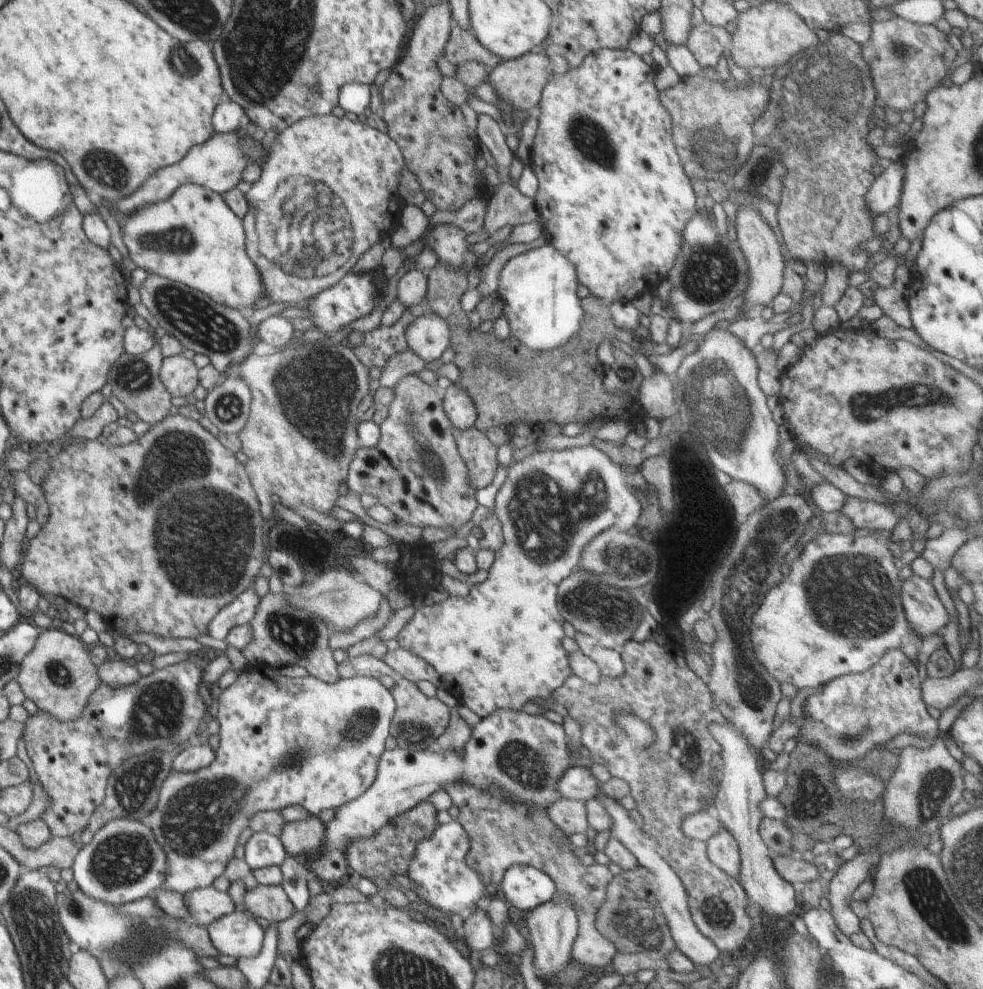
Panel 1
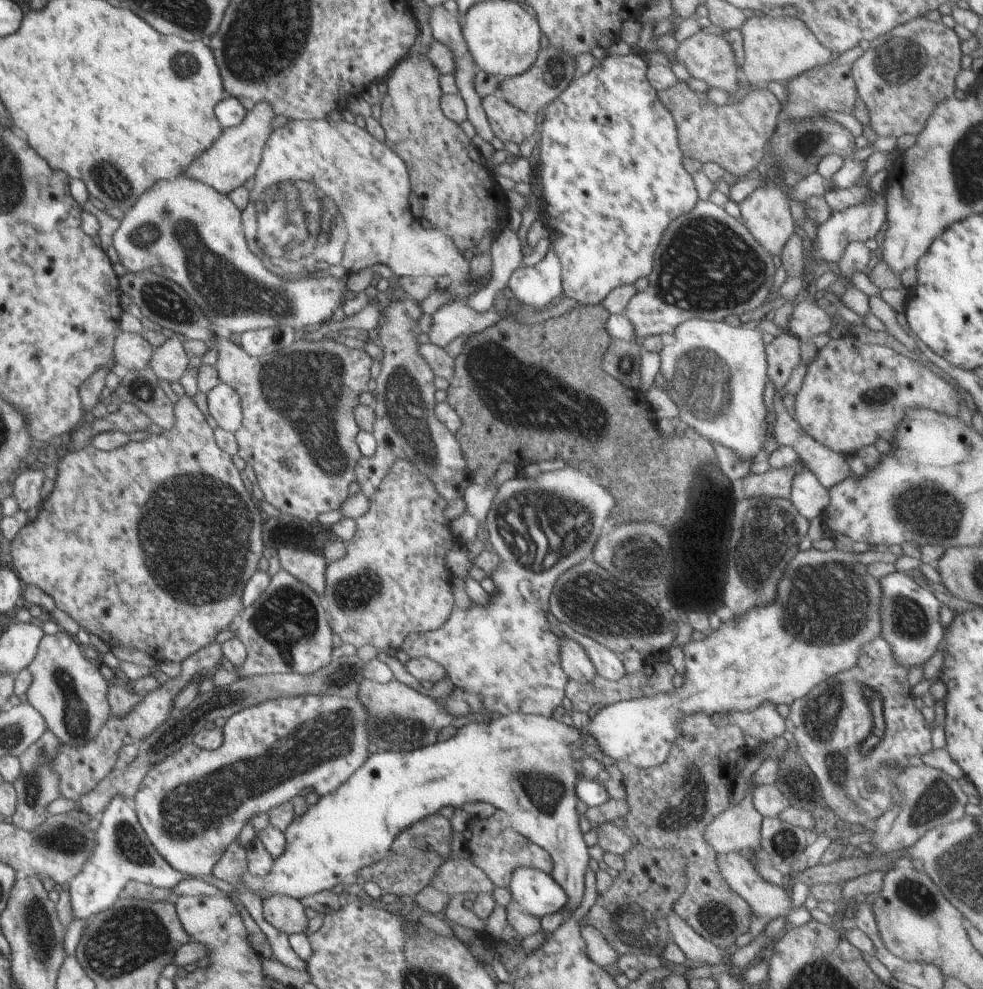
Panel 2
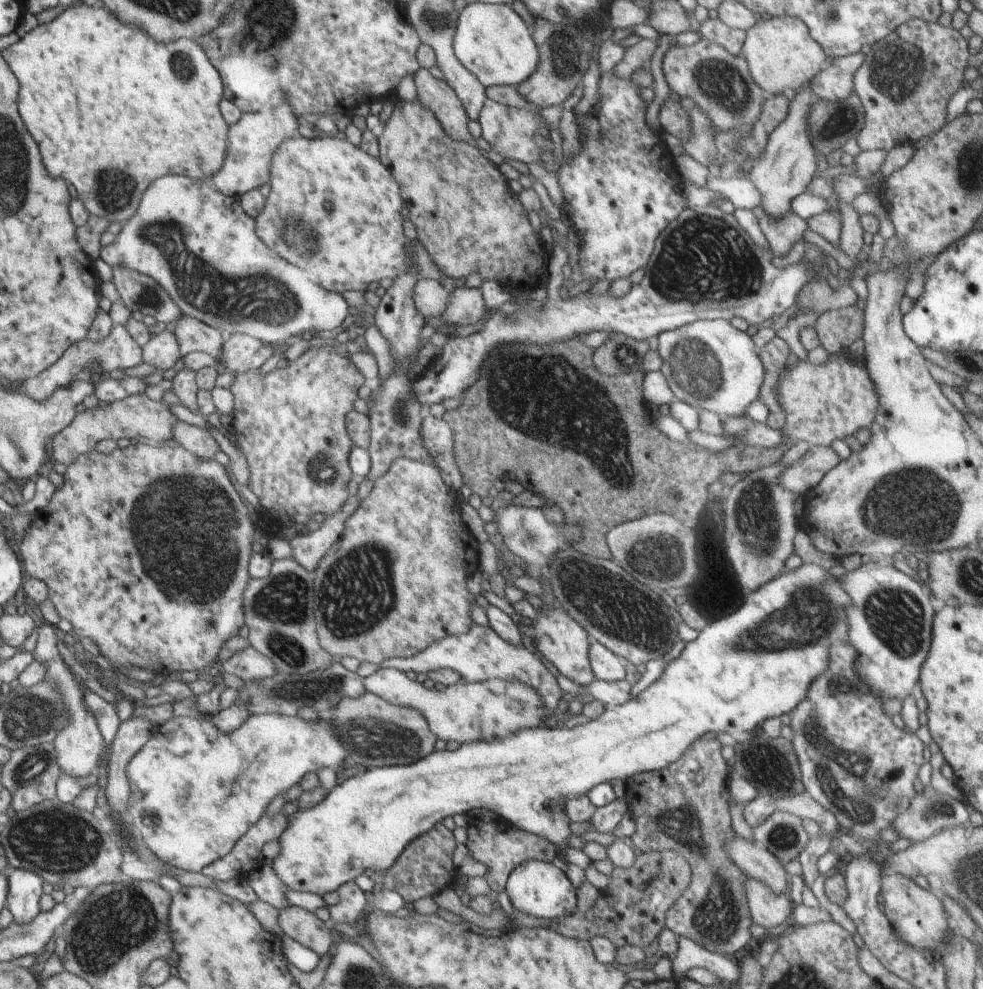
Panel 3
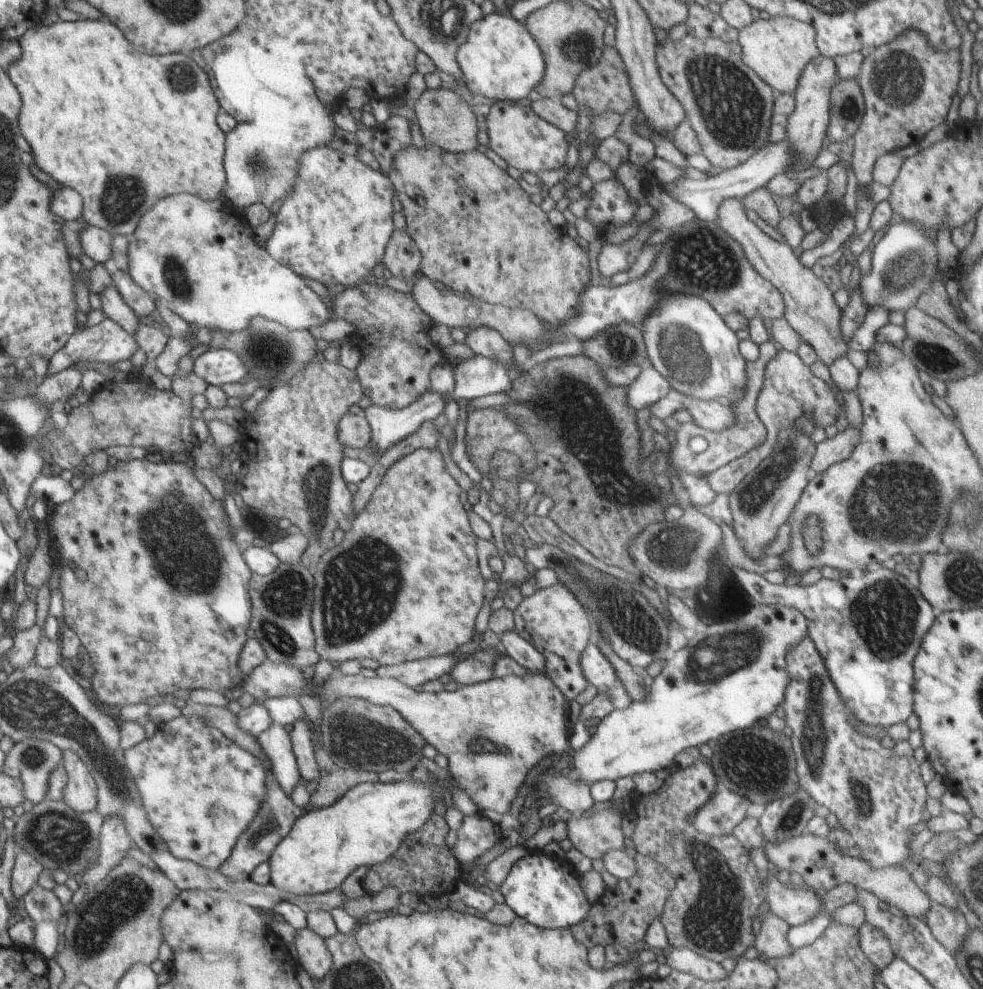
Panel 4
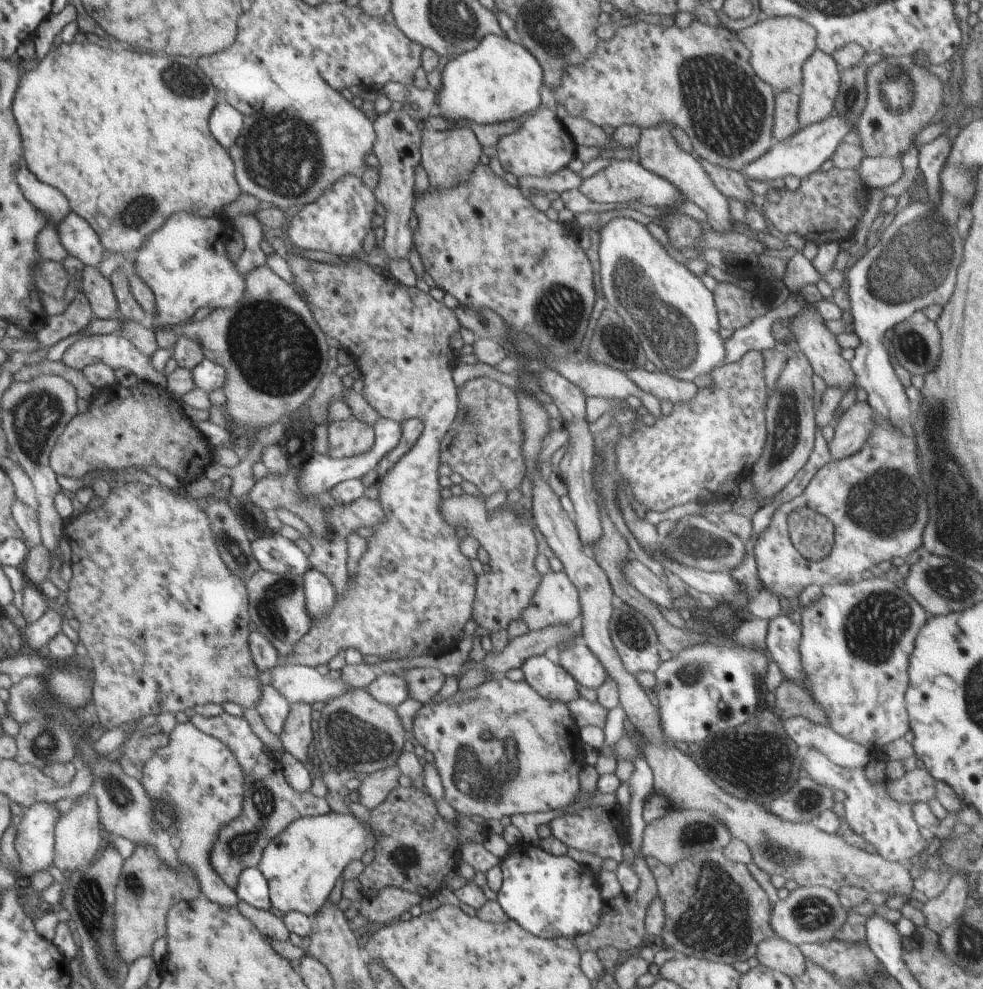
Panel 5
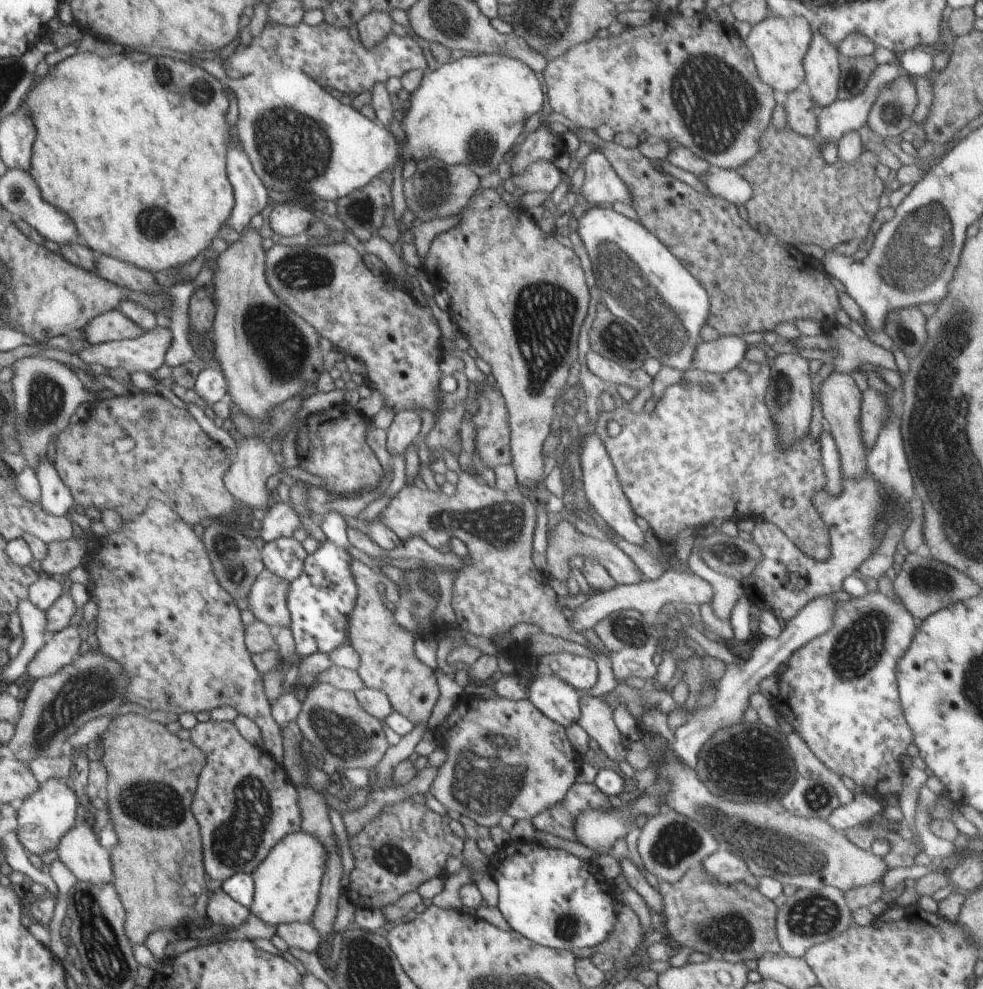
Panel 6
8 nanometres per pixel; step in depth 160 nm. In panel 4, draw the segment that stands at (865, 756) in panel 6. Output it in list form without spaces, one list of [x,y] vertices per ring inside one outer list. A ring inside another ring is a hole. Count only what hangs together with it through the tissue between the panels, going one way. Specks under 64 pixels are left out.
[[[729,563],[728,566],[738,584],[752,599],[753,605],[784,604],[800,610],[807,621],[807,637],[814,642],[818,654],[822,654],[830,680],[834,680],[835,692],[841,696],[846,708],[856,719],[864,724],[888,728],[905,723],[910,718],[913,712],[914,658],[922,646],[924,634],[930,630],[935,620],[932,606],[922,595],[918,585],[911,584],[908,578],[882,565],[842,576],[838,580],[822,577],[816,584],[809,586],[776,585],[768,582],[763,575],[741,570]]]

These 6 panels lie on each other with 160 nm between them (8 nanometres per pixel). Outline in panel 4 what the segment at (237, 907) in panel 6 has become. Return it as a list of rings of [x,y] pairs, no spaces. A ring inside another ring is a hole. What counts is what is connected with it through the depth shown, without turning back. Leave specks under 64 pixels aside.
[[[195,715],[190,719],[179,716],[157,728],[153,738],[146,738],[125,751],[123,768],[134,782],[146,818],[162,838],[166,850],[178,860],[219,871],[266,800],[266,774],[272,770],[272,764],[262,745],[260,754],[252,754],[250,750],[234,744],[216,726],[210,726]]]

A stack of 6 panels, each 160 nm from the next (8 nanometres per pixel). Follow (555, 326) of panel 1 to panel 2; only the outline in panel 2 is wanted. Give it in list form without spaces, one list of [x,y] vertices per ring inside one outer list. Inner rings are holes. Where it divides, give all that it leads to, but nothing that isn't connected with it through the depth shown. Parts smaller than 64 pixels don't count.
[[[551,247],[537,266],[512,268],[509,285],[514,303],[536,310],[554,306],[556,298],[563,296],[557,253]]]

